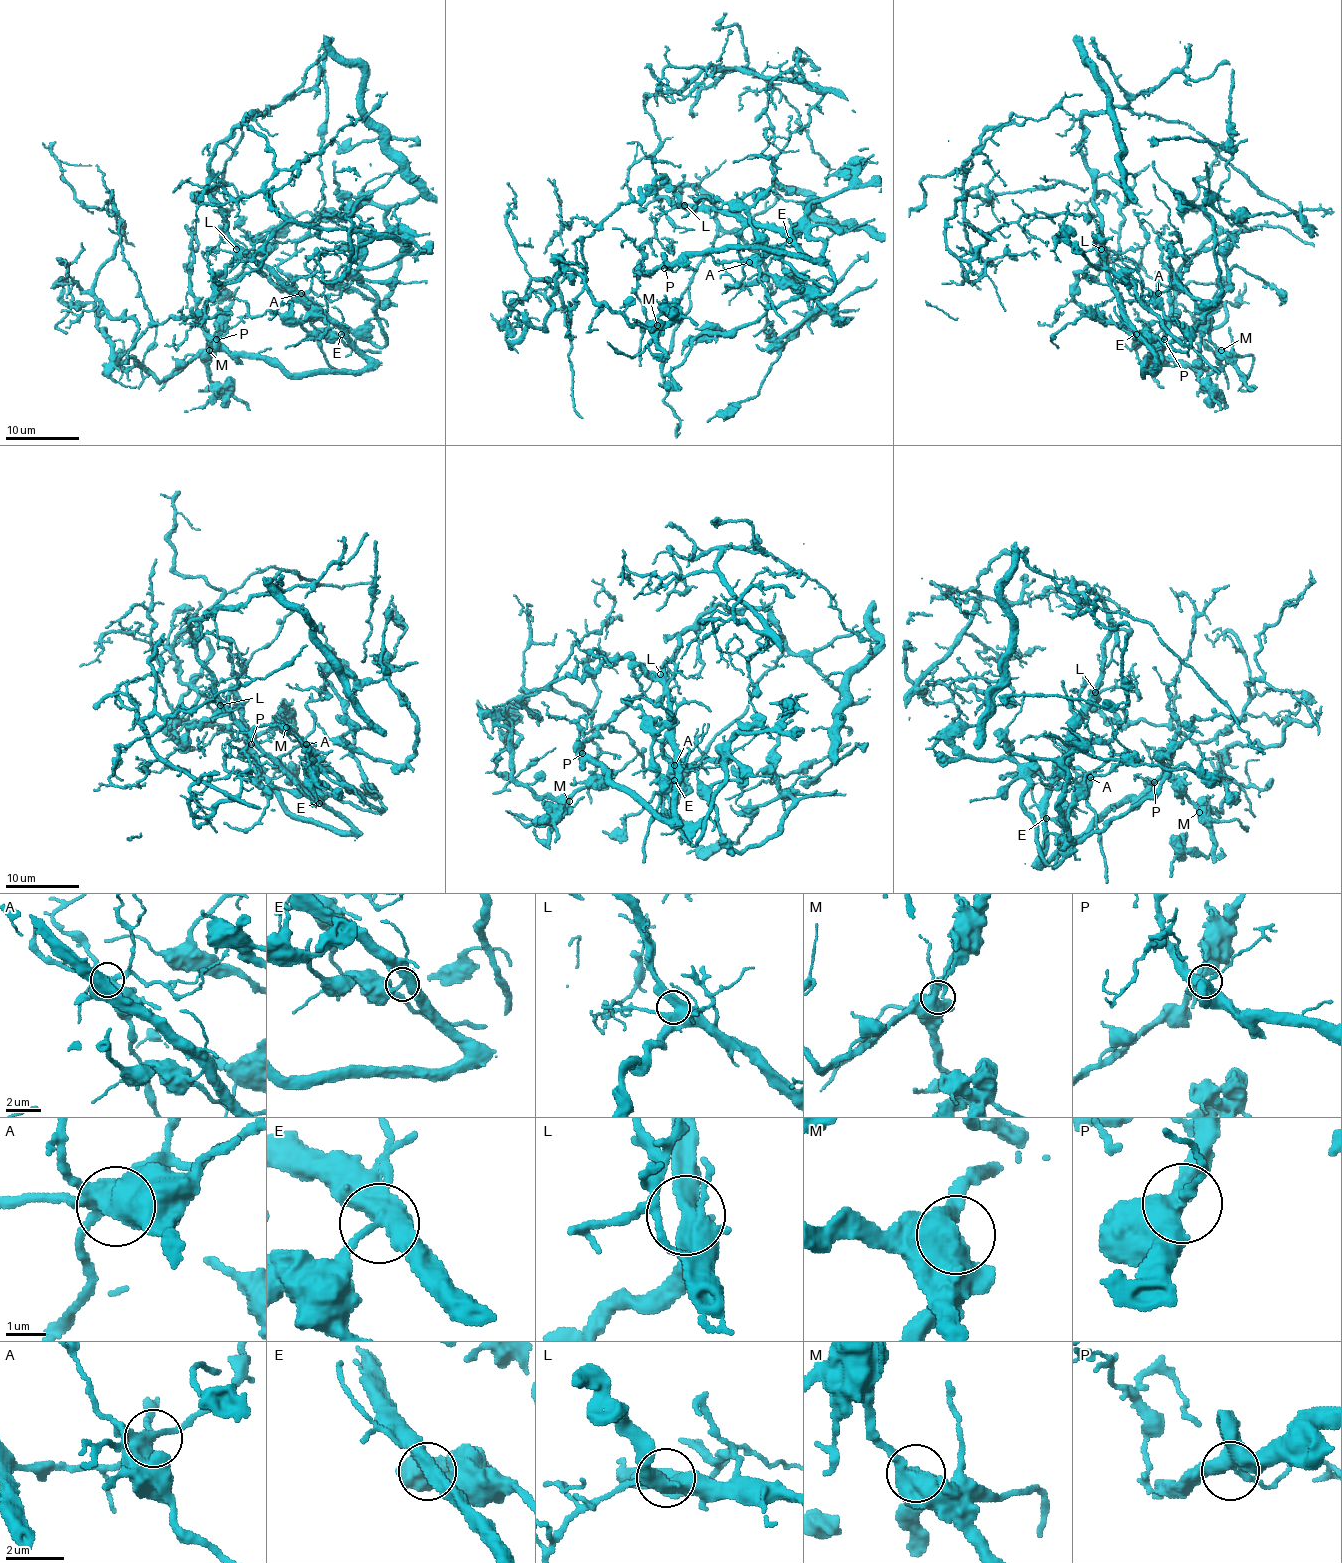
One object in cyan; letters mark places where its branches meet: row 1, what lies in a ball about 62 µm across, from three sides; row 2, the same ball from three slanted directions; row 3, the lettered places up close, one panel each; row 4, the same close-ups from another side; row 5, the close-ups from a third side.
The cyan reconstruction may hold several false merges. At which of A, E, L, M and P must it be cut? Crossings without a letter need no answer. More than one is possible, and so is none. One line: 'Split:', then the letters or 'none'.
Split: none

